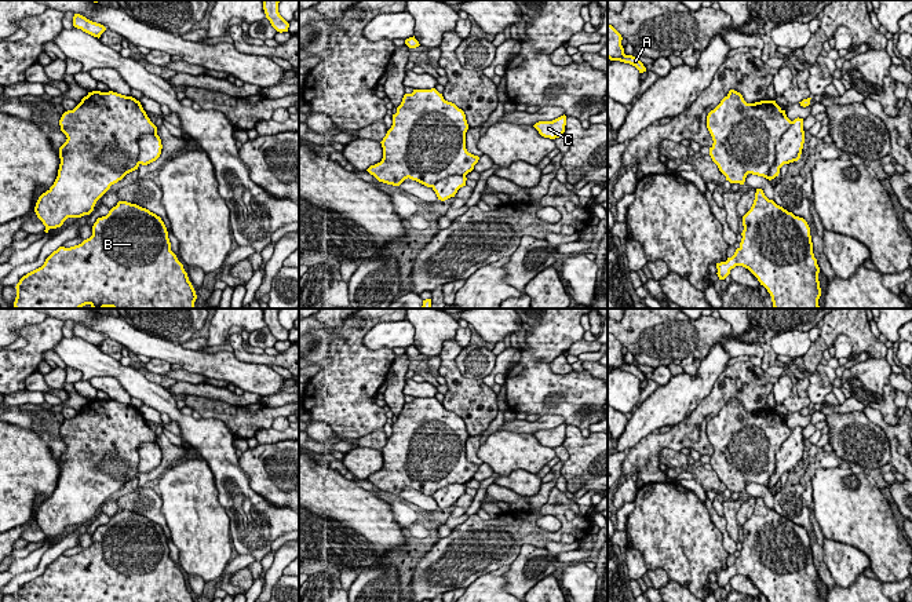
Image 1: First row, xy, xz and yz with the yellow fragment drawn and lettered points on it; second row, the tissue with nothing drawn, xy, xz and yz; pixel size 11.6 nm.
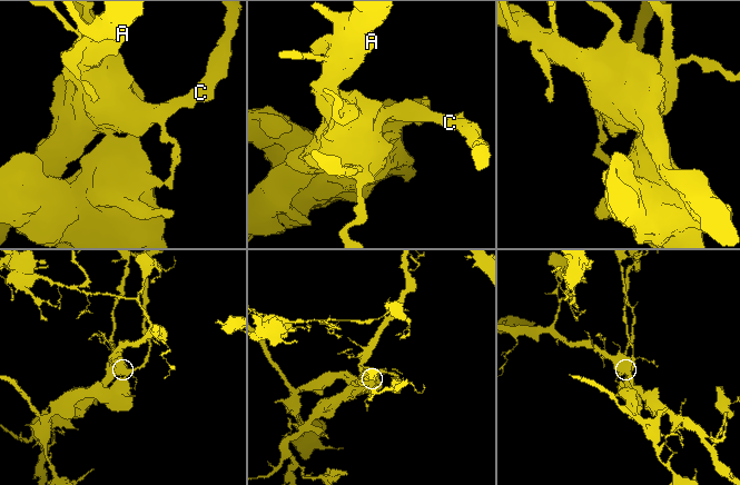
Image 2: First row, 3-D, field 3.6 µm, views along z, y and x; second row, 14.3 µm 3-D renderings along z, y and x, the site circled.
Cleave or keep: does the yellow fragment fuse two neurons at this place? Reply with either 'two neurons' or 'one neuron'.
one neuron

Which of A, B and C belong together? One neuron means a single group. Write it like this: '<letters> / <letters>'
A B C

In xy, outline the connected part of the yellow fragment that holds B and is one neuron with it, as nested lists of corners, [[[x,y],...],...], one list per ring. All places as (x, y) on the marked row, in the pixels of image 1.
[[[118,201],[106,216],[98,218],[92,226],[92,236],[84,240],[81,244],[65,248],[59,247],[54,251],[44,262],[44,264],[26,276],[23,276],[17,284],[17,298],[14,302],[15,309],[81,309],[90,304],[92,309],[194,309],[194,302],[197,299],[196,291],[189,281],[187,273],[183,264],[178,260],[176,255],[171,251],[171,242],[168,238],[168,231],[160,216],[142,208],[136,204],[127,201]]]

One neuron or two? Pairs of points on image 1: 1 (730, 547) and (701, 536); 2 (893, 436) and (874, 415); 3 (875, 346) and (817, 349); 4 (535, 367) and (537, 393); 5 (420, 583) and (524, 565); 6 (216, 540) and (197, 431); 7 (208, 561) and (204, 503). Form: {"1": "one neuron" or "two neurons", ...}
{"1": "two neurons", "2": "one neuron", "3": "one neuron", "4": "one neuron", "5": "two neurons", "6": "two neurons", "7": "one neuron"}

